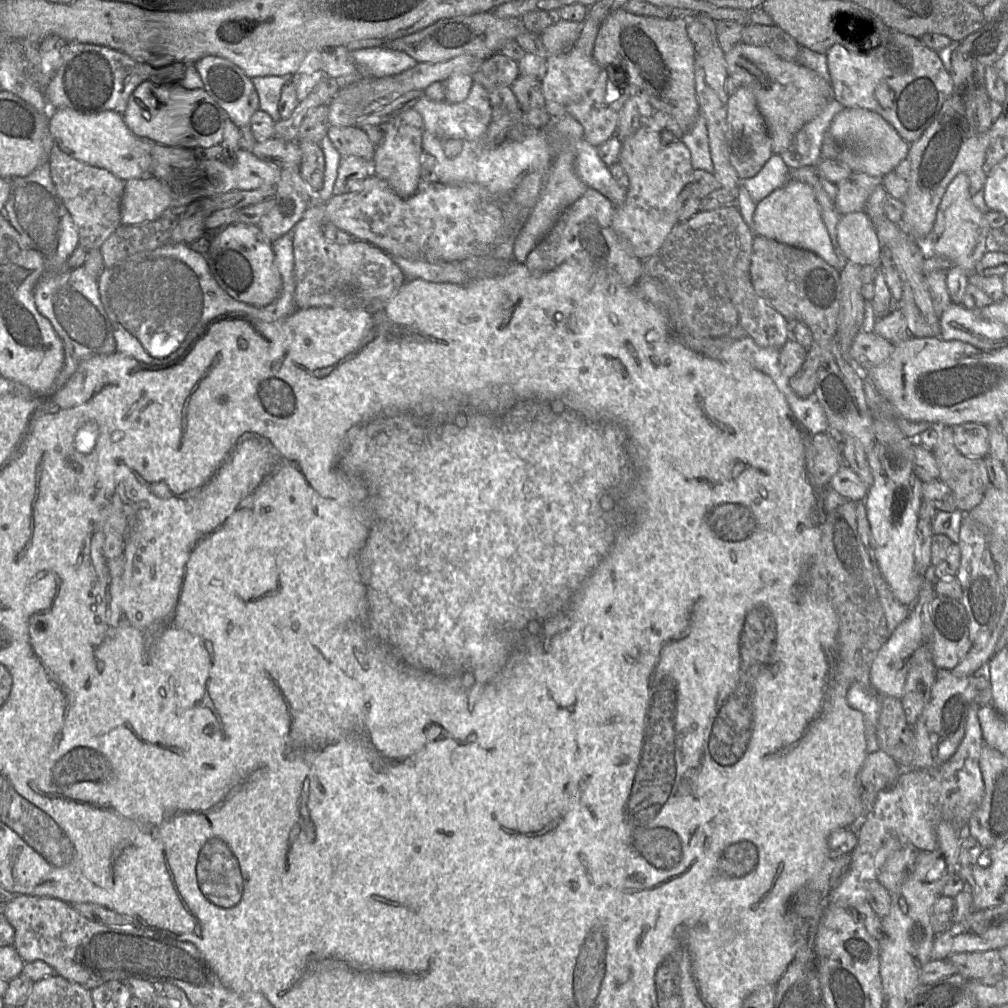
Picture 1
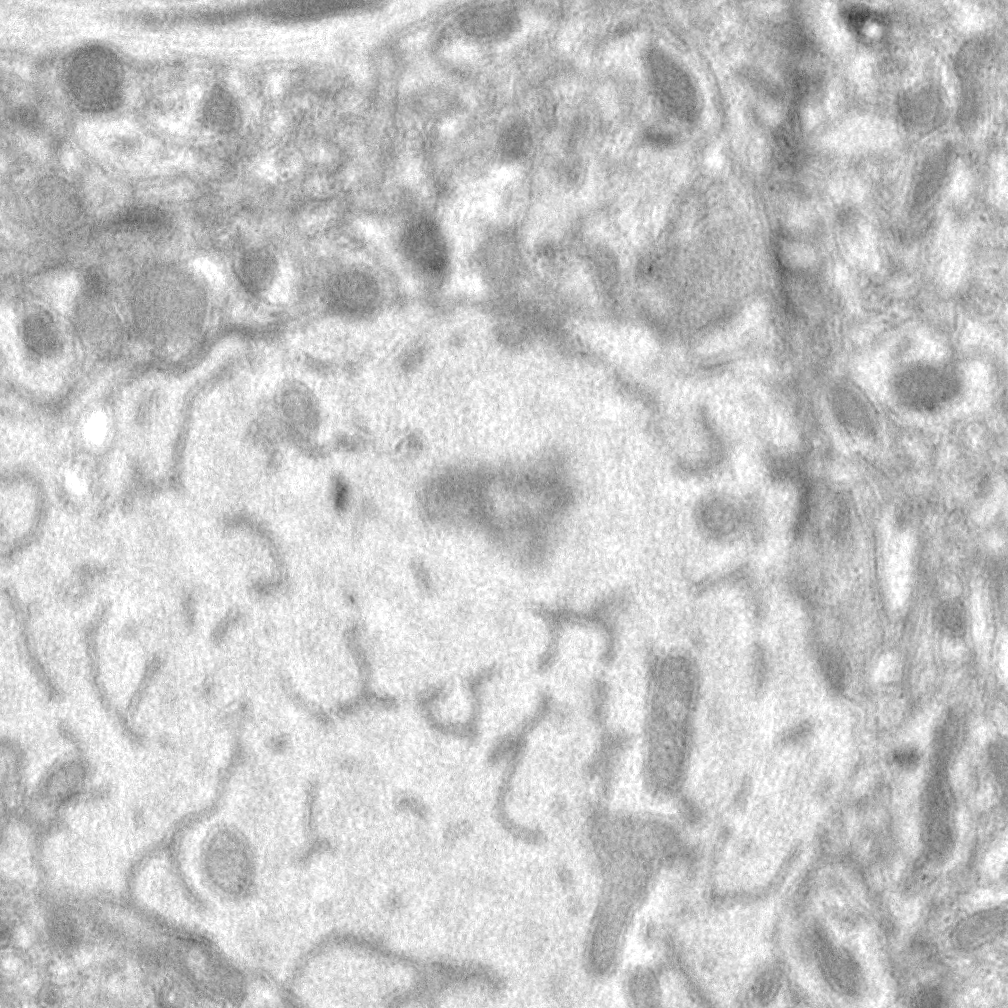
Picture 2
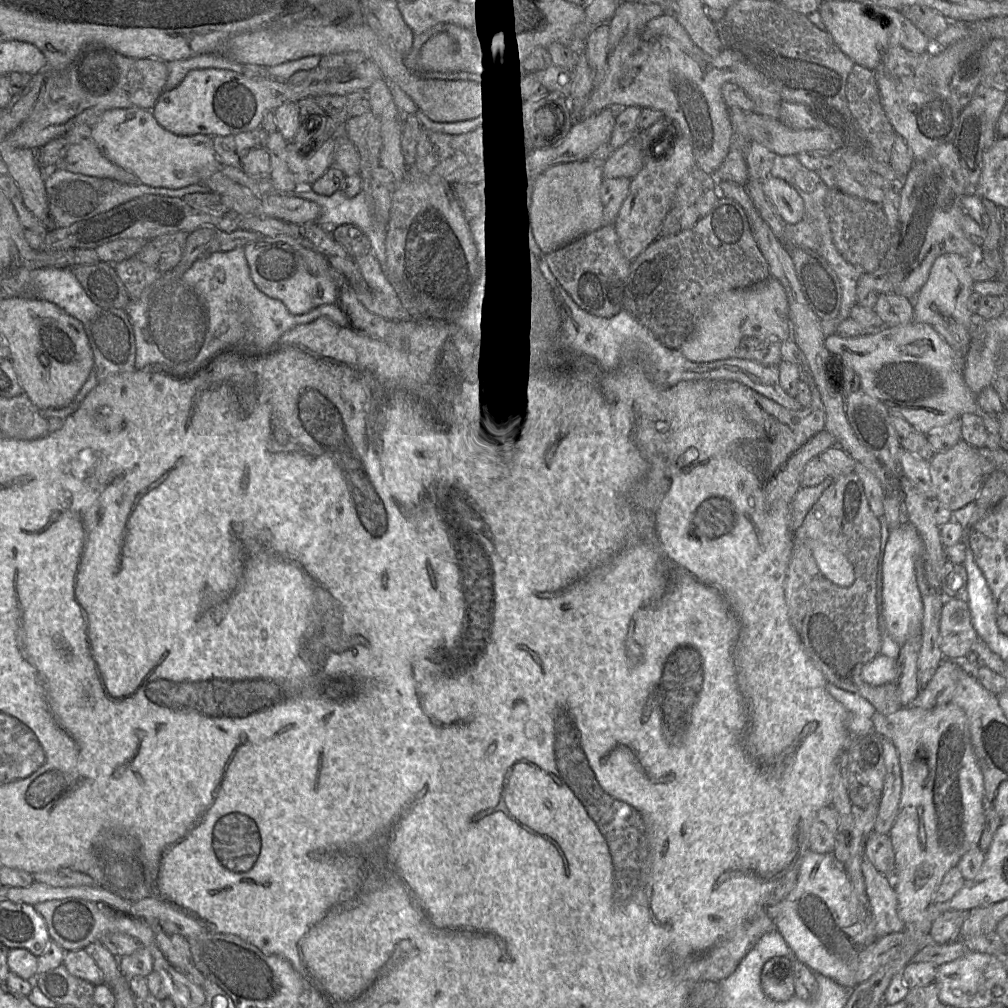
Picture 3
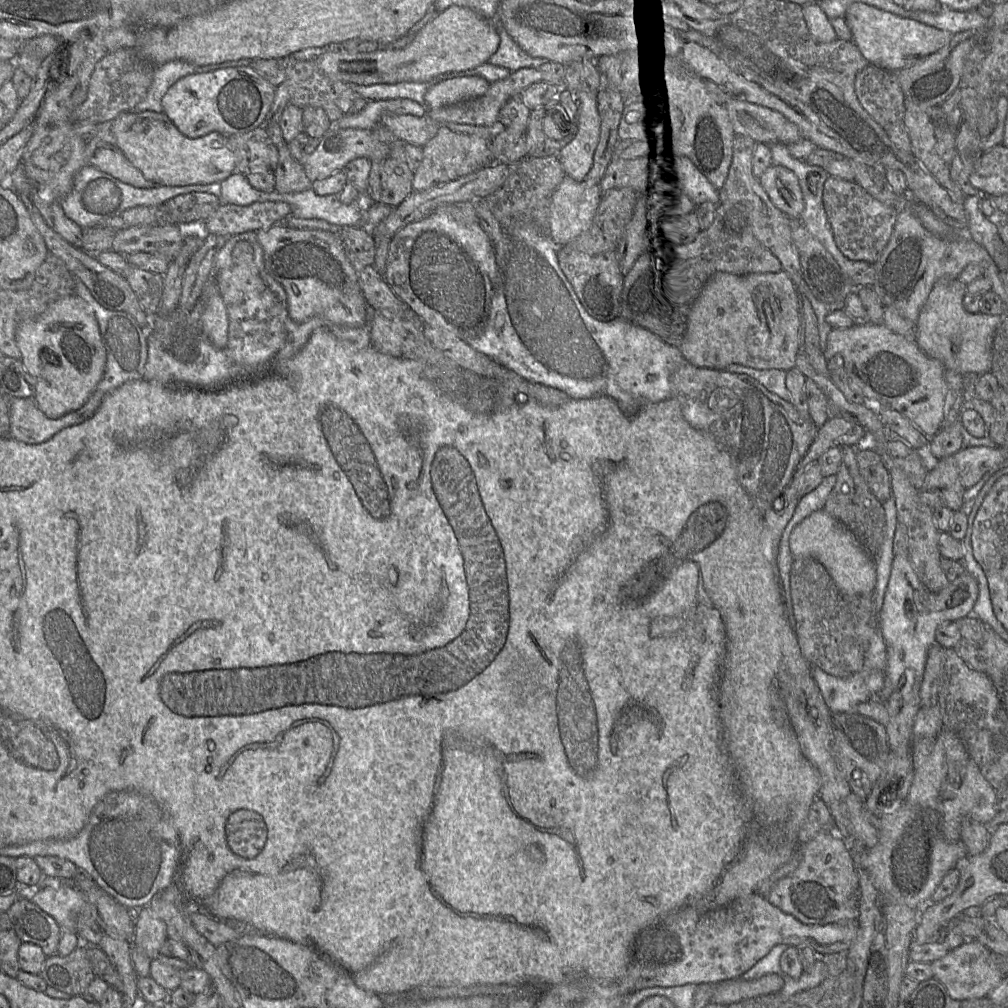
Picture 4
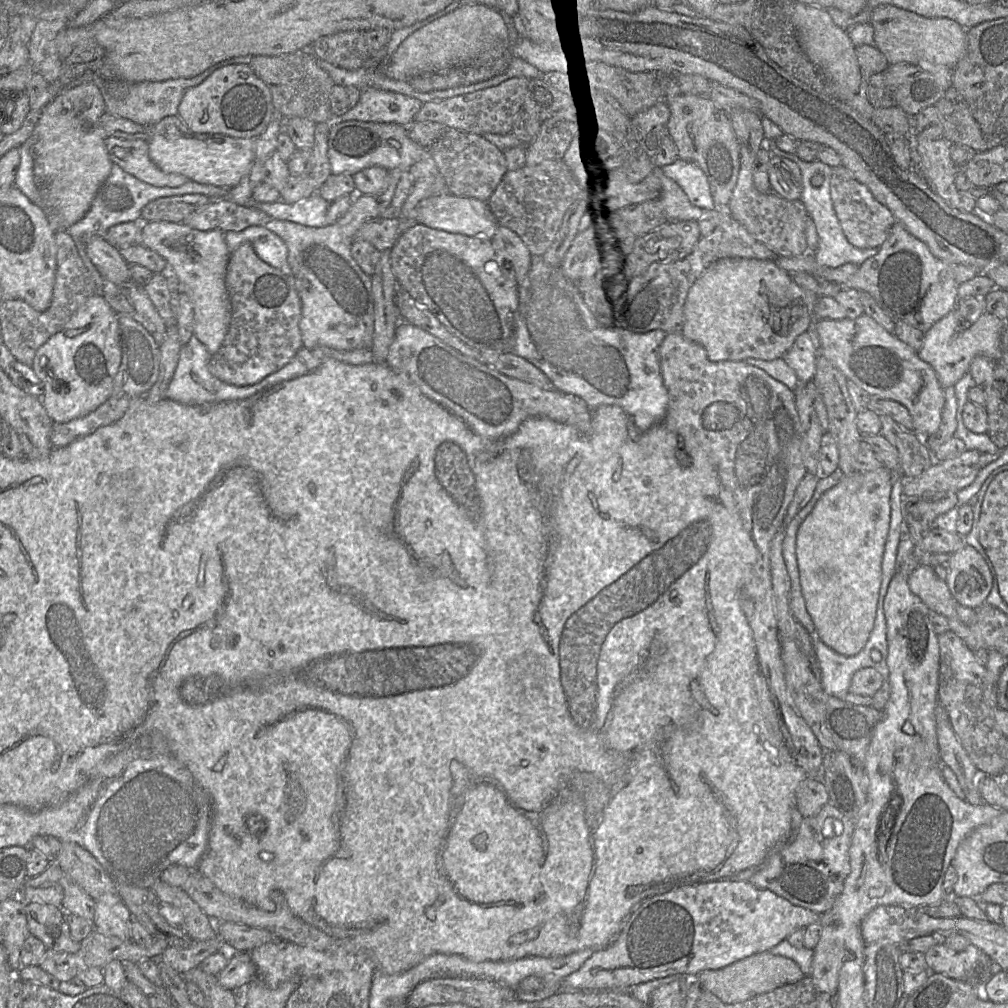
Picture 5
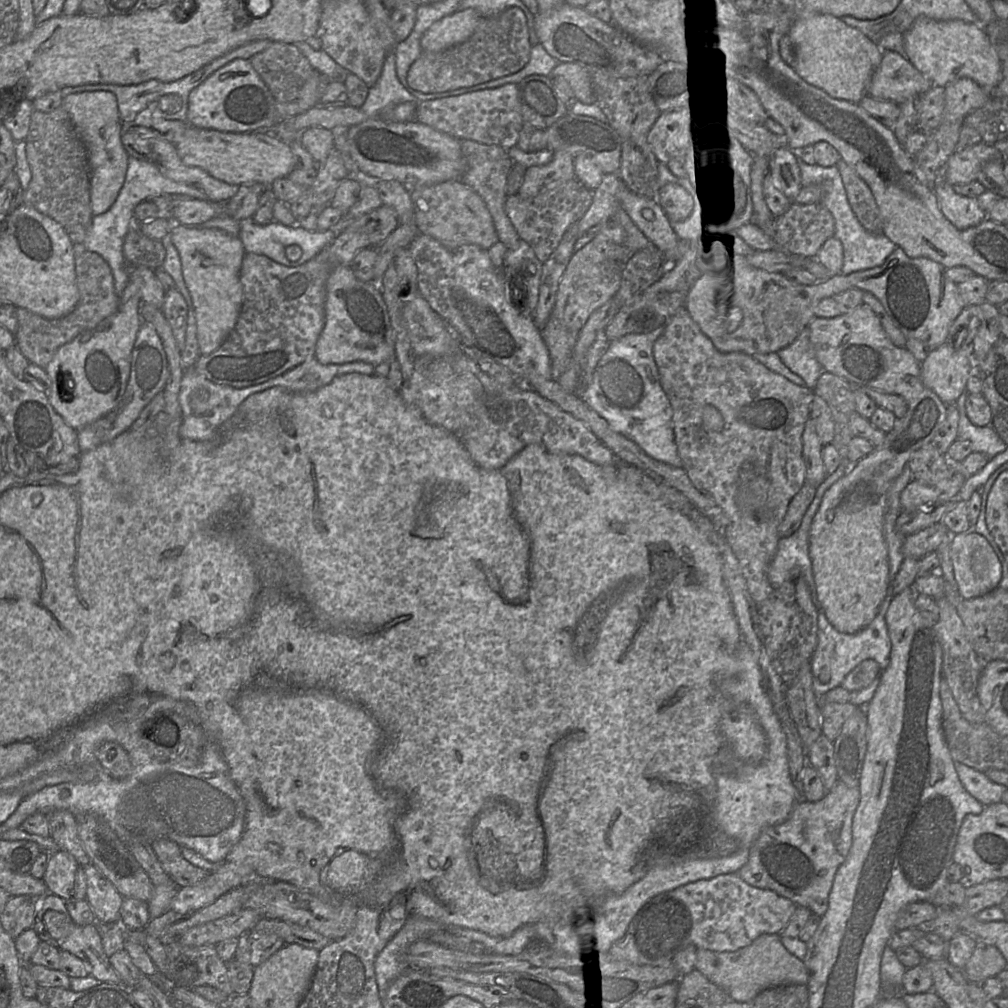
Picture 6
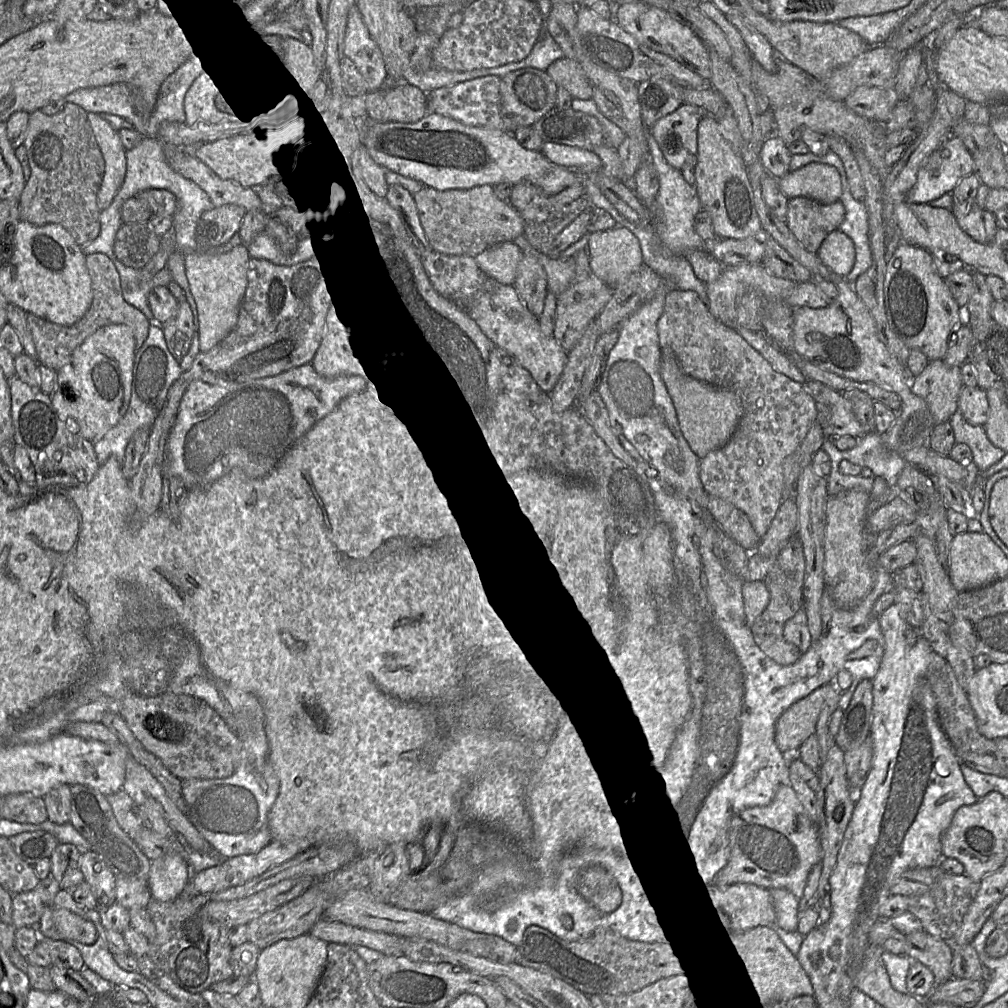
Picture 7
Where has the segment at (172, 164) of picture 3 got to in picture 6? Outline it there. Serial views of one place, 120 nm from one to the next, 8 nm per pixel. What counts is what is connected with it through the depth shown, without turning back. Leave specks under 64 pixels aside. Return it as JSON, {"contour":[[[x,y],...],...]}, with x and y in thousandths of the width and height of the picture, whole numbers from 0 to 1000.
{"contour":[[[188,125],[180,138],[173,144],[183,163],[198,166],[212,177],[226,183],[240,185],[258,182],[268,185],[272,179],[285,176],[292,169],[292,157],[288,142],[256,131],[225,132]]]}

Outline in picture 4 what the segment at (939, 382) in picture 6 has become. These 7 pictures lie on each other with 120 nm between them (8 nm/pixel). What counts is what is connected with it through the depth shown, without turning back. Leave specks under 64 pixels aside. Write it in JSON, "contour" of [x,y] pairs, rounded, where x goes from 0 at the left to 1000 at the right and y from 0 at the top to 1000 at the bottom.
{"contour":[[[934,276],[928,281],[909,318],[909,339],[938,366],[975,371],[983,367],[985,335],[995,314],[958,309],[955,304],[958,284],[950,276]]]}

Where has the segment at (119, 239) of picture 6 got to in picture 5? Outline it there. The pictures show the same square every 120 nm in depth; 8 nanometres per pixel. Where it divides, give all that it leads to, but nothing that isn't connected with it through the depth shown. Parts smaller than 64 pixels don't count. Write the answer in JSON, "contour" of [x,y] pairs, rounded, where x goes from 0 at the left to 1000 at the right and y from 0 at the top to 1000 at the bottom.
{"contour":[[[112,164],[109,174],[97,188],[87,210],[80,218],[66,226],[65,229],[72,235],[81,255],[82,251],[85,249],[85,243],[89,236],[103,236],[104,232],[110,225],[124,220],[136,219],[140,216],[140,209],[142,205],[151,198],[161,195],[172,195],[185,192],[200,192],[208,195],[209,197],[225,197],[223,195],[226,193],[226,187],[230,186],[204,184],[192,180],[187,180],[181,185],[173,187],[155,186],[124,171],[117,164]]]}

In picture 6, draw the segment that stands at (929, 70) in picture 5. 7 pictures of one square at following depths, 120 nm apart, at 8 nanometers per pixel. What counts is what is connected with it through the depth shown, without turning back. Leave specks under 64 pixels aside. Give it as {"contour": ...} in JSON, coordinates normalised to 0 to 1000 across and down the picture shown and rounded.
{"contour":[[[879,51],[867,71],[860,94],[894,103],[904,96],[912,96],[926,85],[899,56]]]}

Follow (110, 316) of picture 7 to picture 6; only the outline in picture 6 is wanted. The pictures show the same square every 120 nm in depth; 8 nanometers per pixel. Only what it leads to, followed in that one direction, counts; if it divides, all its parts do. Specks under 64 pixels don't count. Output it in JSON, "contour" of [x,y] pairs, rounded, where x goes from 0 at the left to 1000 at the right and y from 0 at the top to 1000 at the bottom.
{"contour":[[[82,242],[72,243],[75,283],[78,299],[71,310],[57,316],[46,316],[23,306],[16,306],[18,327],[15,344],[32,361],[45,367],[57,347],[79,330],[94,325],[118,306],[118,293],[114,289],[112,270],[108,262],[96,251],[84,248]]]}

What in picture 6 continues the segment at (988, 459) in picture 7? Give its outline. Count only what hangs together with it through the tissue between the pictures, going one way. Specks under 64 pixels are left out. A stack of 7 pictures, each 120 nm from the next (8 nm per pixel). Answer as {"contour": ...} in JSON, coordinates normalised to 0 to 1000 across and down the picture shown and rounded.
{"contour":[[[959,388],[955,389],[948,398],[951,410],[949,436],[961,438],[963,448],[972,448],[981,454],[995,448],[999,441],[991,434],[985,423],[967,423],[960,416],[957,408]]]}

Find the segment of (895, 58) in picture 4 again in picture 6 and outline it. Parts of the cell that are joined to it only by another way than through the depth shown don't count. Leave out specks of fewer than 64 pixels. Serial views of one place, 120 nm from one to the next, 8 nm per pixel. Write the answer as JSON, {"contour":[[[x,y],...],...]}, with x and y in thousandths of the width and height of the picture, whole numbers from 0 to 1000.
{"contour":[[[913,17],[896,33],[898,56],[926,85],[938,87],[949,78],[962,77],[981,89],[993,80],[994,65],[976,26],[953,20],[932,21]]]}

